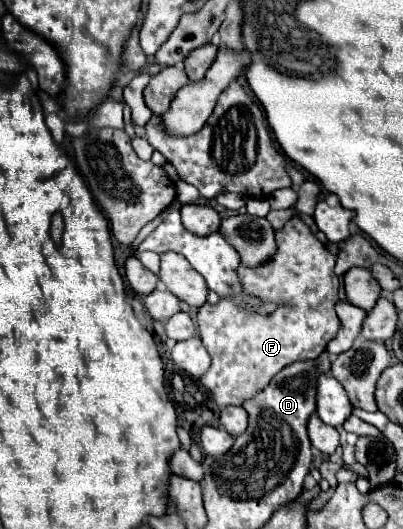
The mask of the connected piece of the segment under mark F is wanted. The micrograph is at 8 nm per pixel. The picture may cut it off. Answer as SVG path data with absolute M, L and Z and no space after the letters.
M299 218L289 220L283 230L275 232L275 240L277 254L269 262L257 268L239 268L243 288L249 296L257 296L265 302L275 302L279 306L273 316L261 318L249 312L241 312L241 308L237 308L231 300L219 300L213 306L203 304L197 312L201 340L211 356L211 368L201 376L201 384L211 392L213 400L219 406L241 406L247 398L253 398L257 392L261 392L265 384L269 384L269 380L285 366L293 362L315 360L327 348L329 340L337 334L339 320L335 314L335 304L339 300L339 278L333 272L337 258L311 234L307 224L303 224L303 220Z

